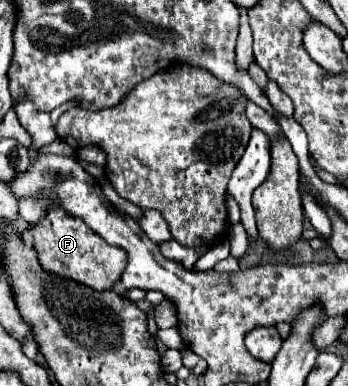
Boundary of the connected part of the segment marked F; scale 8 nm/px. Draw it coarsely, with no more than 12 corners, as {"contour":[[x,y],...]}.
{"contour":[[50,207],[30,231],[44,271],[112,289],[126,251]]}

